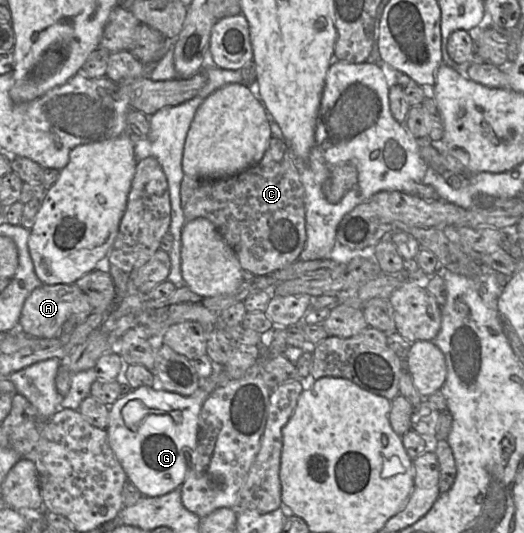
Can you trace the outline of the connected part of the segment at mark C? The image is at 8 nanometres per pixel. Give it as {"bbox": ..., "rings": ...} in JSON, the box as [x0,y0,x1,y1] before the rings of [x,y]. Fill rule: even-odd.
{"bbox":[181,136,306,276],"rings":[[[272,136],[262,159],[244,171],[223,179],[202,179],[184,175],[181,206],[187,221],[206,218],[235,252],[243,270],[262,276],[296,262],[305,247],[306,222],[304,188],[295,156],[284,139]]]}

